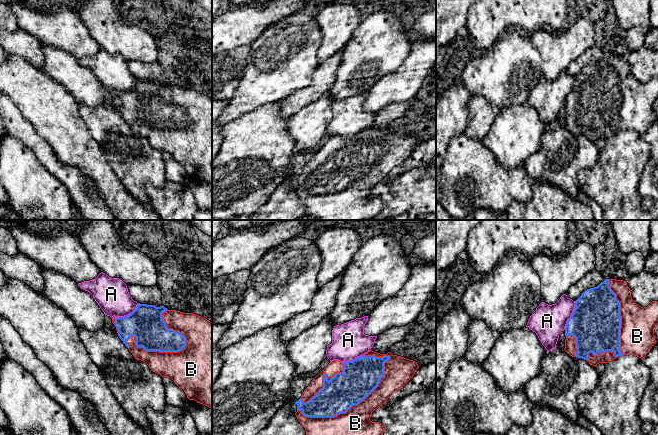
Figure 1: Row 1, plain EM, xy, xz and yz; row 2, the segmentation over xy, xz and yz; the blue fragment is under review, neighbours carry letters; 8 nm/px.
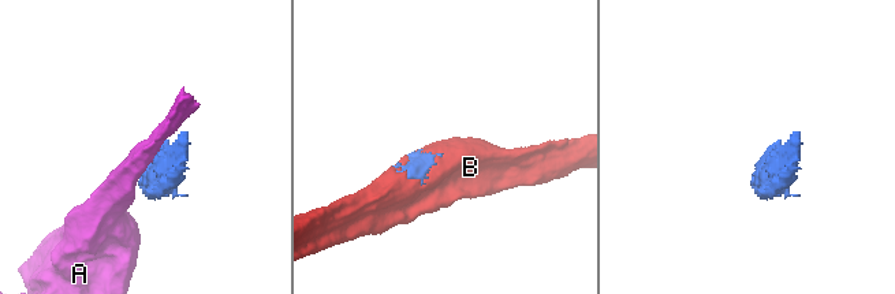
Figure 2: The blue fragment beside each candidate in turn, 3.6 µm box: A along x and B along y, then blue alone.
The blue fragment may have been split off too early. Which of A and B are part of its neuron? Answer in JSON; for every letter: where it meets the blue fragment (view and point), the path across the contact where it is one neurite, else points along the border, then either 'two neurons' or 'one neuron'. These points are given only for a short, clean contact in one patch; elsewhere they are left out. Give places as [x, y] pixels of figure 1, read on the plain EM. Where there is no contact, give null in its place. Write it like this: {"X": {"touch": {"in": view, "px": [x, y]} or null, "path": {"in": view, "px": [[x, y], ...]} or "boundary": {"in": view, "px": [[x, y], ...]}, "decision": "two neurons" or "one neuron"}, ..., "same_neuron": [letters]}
{"A": {"touch": {"in": "yz", "px": [571, 91]}, "decision": "two neurons"}, "B": {"touch": {"in": "xz", "px": [351, 181]}, "decision": "one neuron"}, "same_neuron": ["B"]}

